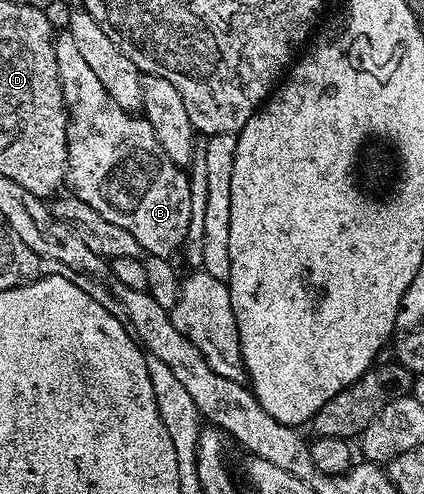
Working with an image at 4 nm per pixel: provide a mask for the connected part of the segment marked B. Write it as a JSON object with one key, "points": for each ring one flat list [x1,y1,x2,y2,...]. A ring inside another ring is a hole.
{"points":[[58,33,54,36,56,49,56,69,60,77,60,85,66,102,68,122,66,140,68,141,68,165,66,166,66,182,69,194,75,195,84,205,92,205,104,221,112,221,112,225,120,225,120,229,128,229,136,241,140,241,146,255,173,256,173,251,183,246,188,233,188,221,192,217,192,209,196,199,190,192,190,179,187,172,174,164,160,149,160,141,156,141,156,133,152,125,144,117,125,111,112,97,108,97,108,89,100,85,96,73,88,69,84,57,76,49,76,41,72,41,69,33]]}

